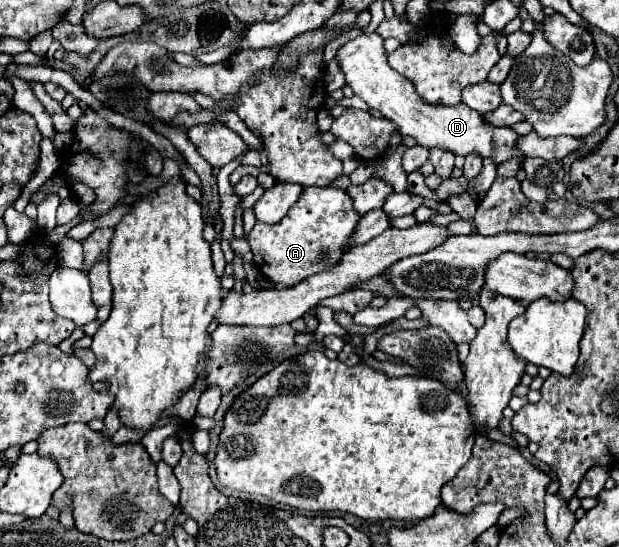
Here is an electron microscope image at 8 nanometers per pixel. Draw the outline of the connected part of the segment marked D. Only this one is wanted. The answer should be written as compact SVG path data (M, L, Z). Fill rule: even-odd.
M372 32L370 36L360 34L358 38L350 40L338 50L336 58L346 74L346 84L354 90L354 94L360 96L370 108L382 112L382 116L392 120L402 136L416 138L420 146L450 150L456 156L478 154L480 158L490 158L496 166L512 158L520 162L524 160L524 154L516 148L520 136L512 128L494 128L492 124L486 124L484 116L470 110L466 104L424 104L422 98L418 98L414 84L406 76L390 68L384 50L384 38L378 38L376 32Z

